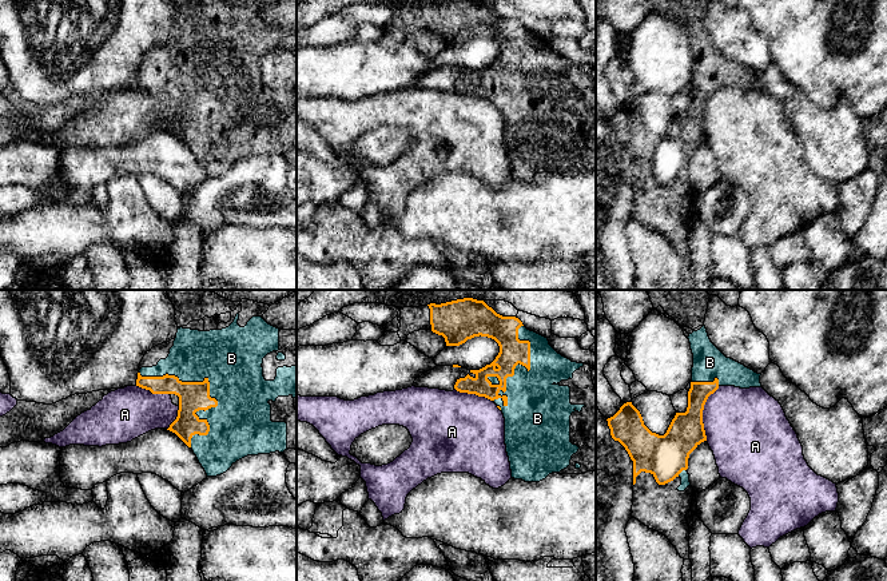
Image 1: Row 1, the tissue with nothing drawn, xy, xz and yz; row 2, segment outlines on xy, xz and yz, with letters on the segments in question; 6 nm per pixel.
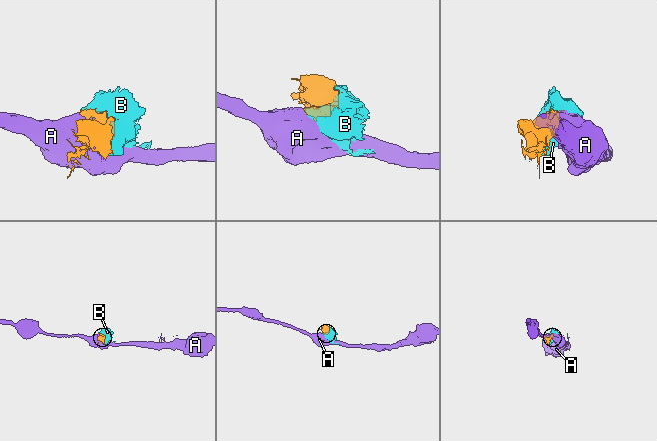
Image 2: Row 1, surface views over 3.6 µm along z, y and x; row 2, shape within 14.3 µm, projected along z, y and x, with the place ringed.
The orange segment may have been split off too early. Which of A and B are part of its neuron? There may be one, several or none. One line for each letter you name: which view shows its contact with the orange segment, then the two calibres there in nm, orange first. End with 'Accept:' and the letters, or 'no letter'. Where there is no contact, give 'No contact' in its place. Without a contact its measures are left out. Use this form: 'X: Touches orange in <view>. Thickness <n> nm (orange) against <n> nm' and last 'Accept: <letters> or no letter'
B: Touches orange in xy. Thickness 180 nm (orange) against 380 nm
Accept: B

